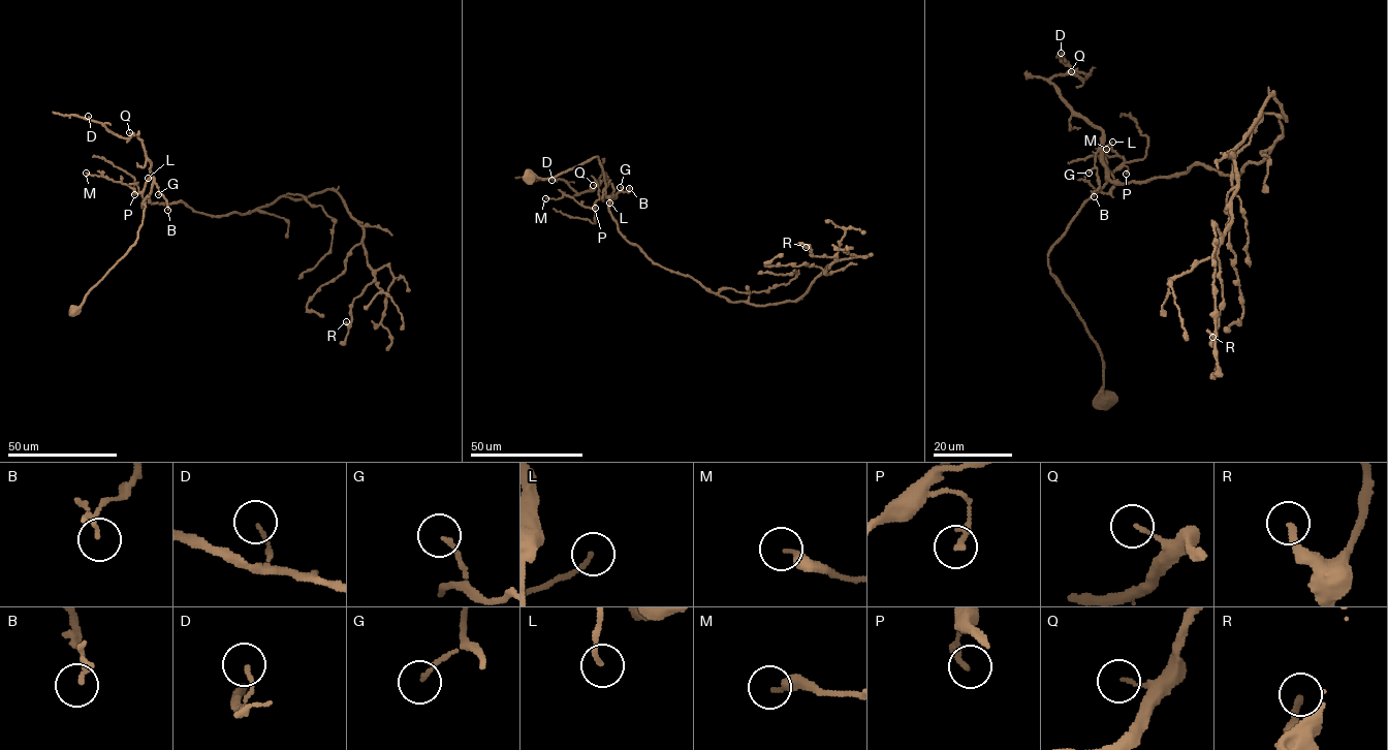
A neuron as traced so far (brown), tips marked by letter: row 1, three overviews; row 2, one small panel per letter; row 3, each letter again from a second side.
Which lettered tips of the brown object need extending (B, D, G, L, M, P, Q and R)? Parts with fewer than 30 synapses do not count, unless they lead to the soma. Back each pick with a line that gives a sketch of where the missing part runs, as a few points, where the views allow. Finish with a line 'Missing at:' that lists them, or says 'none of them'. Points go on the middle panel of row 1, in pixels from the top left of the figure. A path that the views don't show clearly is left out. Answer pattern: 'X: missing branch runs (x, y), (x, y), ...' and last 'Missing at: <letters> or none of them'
Missing at: none of them

